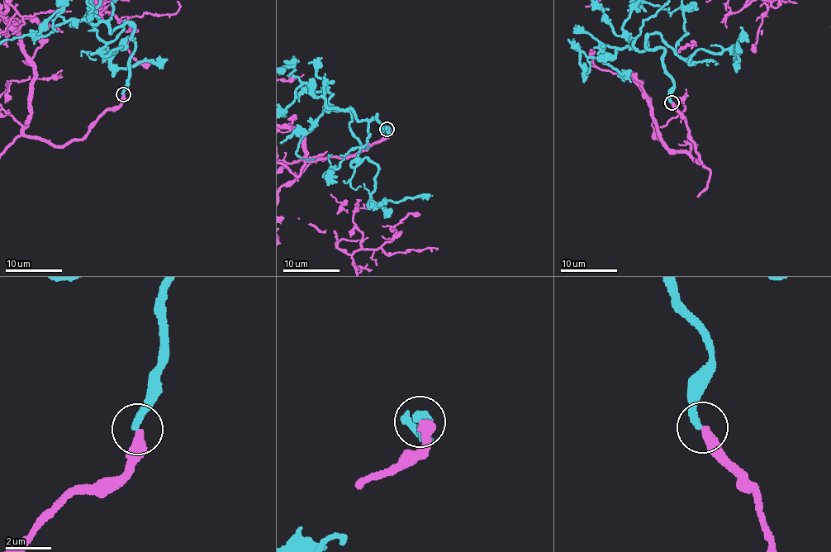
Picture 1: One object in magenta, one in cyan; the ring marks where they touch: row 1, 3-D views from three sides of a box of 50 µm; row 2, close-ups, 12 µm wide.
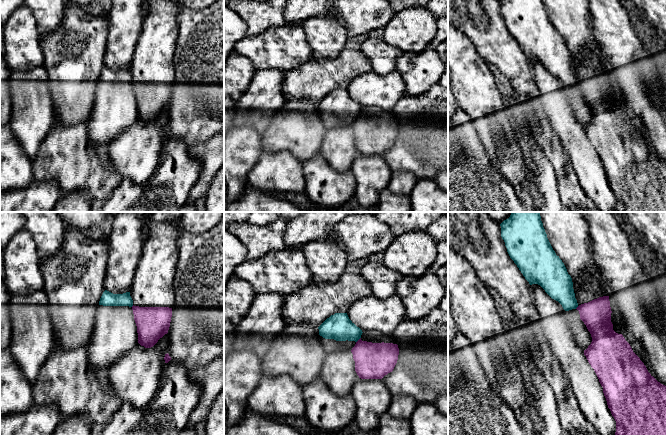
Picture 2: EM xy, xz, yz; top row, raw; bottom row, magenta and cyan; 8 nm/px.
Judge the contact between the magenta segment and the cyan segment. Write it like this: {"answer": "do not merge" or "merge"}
{"answer": "do not merge"}

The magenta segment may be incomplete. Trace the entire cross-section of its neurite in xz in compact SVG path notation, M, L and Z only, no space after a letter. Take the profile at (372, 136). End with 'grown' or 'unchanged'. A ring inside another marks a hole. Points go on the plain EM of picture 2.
M364 107L351 128L359 154L382 155L393 147L399 124L393 111Z | grown

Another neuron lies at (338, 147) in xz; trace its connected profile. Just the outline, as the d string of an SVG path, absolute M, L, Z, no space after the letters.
M351 127L326 130L320 154L337 171L350 170L359 155L355 147L355 137Z

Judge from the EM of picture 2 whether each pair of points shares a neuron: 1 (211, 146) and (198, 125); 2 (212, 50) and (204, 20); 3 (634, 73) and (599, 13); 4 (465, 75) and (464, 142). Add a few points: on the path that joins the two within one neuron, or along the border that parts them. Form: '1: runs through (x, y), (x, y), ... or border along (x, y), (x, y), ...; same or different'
1: border along (213, 135), (203, 143); different
2: runs through (212, 43), (204, 35), (204, 27); same
3: runs through (628, 58), (619, 45), (612, 28); same
4: border along (471, 120), (481, 142); different

